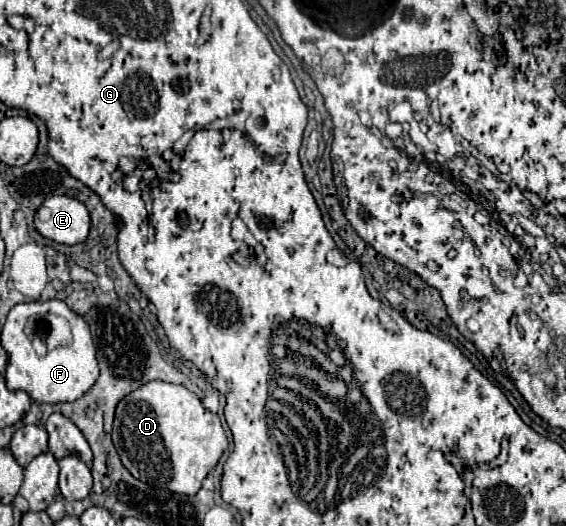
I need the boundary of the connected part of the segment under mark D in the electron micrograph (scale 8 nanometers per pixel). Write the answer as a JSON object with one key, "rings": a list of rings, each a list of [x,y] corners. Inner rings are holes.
{"rings":[[[149,381],[119,401],[111,439],[123,465],[135,479],[141,479],[151,487],[169,489],[181,495],[195,495],[201,489],[201,481],[217,465],[219,457],[229,447],[229,439],[221,427],[219,417],[205,409],[199,397],[187,387],[165,381]]]}

